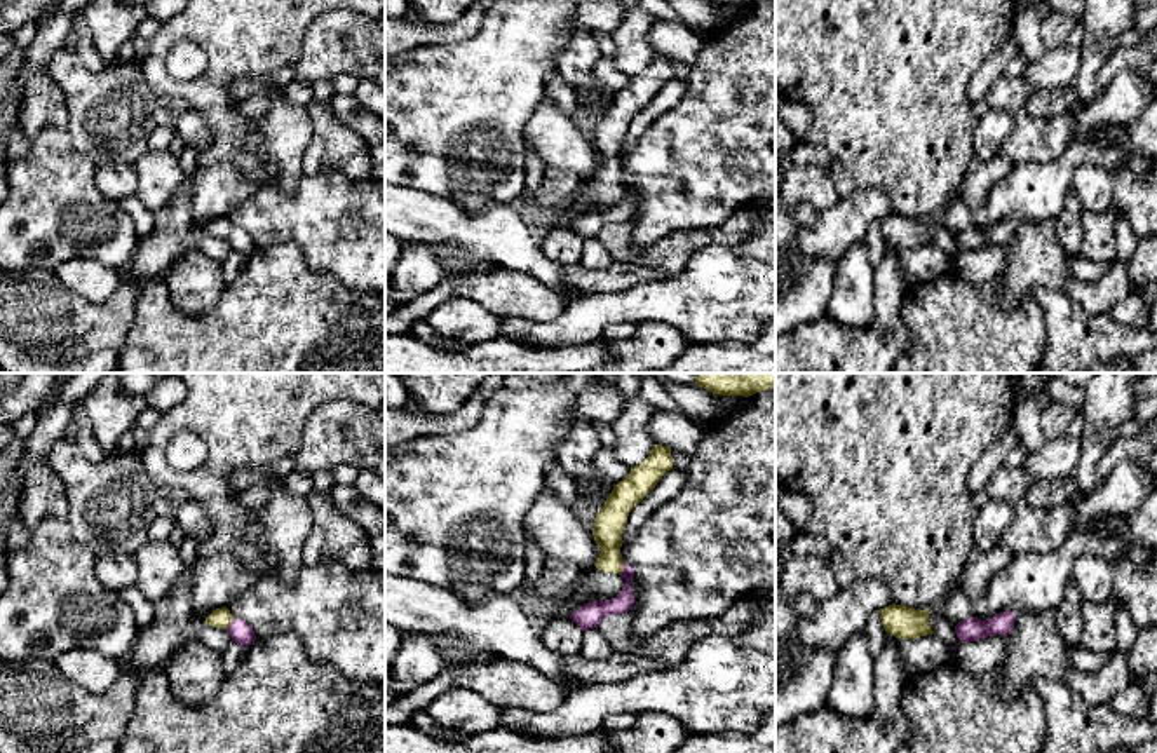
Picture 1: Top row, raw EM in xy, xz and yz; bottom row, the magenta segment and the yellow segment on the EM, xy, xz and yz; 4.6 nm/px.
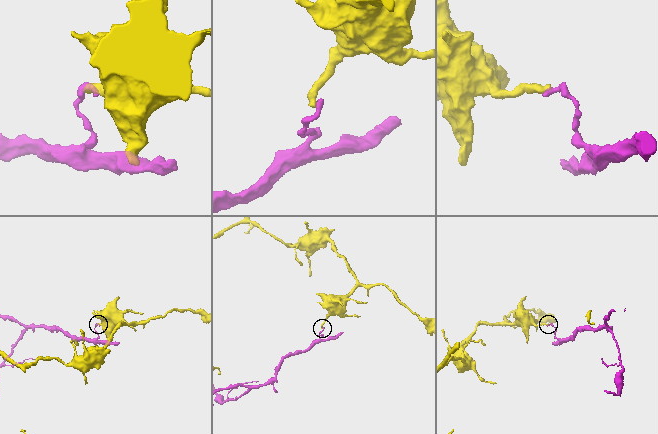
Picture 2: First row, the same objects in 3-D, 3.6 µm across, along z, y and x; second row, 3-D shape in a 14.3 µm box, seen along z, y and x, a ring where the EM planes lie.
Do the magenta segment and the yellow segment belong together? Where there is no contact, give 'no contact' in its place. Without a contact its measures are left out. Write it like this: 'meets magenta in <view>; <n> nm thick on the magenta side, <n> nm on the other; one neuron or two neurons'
meets magenta in xy; 100 nm thick on the magenta side, 90 nm on the other; two neurons

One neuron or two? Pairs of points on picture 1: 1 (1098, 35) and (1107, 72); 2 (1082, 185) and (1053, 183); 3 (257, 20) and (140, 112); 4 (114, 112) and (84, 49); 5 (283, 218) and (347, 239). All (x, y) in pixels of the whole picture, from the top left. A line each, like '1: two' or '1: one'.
1: two
2: two
3: two
4: two
5: one

